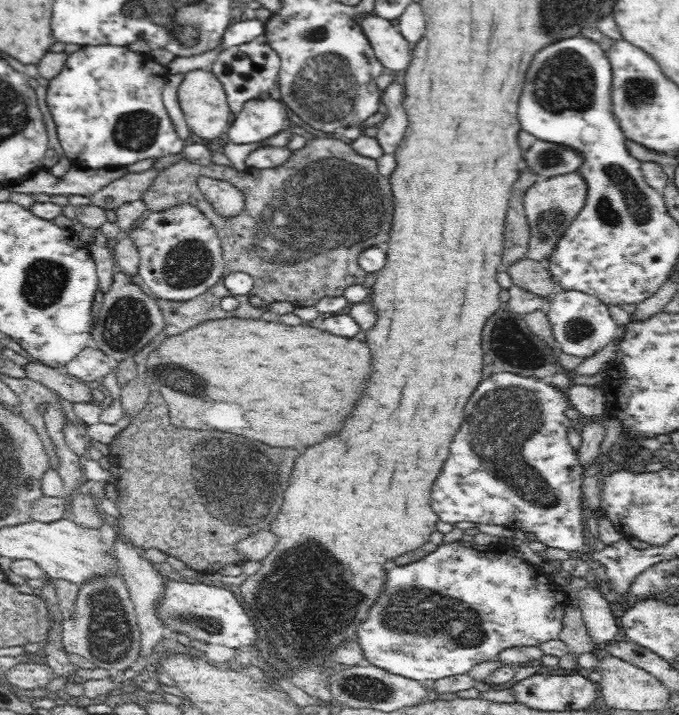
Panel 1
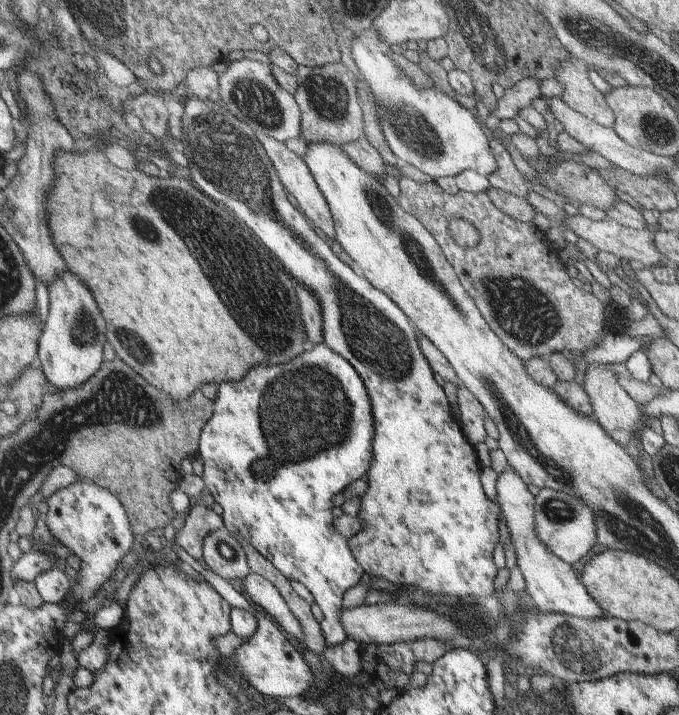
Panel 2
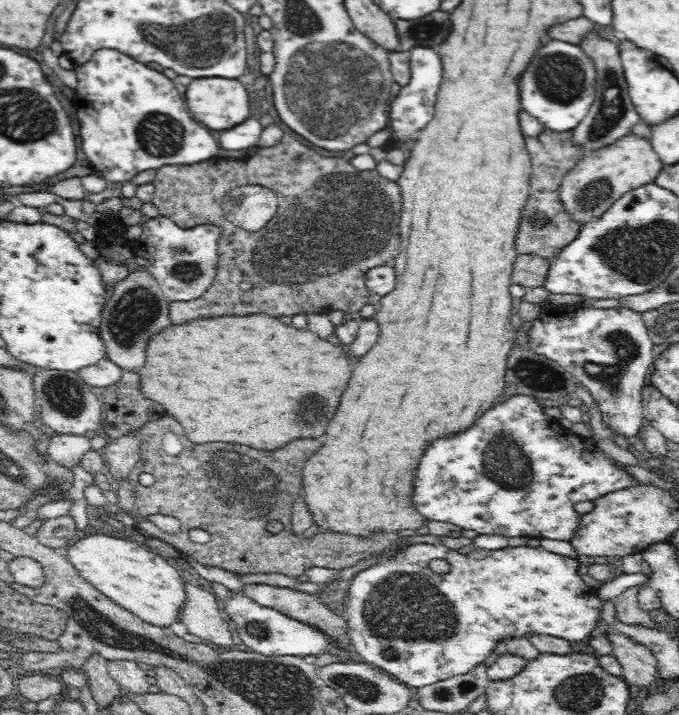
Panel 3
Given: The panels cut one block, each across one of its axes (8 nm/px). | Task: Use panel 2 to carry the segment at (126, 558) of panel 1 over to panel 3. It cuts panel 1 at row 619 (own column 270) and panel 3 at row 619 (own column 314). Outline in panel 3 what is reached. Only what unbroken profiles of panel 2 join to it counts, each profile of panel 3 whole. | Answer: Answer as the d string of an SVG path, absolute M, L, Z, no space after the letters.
M185 582L187 602L182 606L181 620L186 632L218 646L230 648L235 644L233 632L221 611L219 598L200 586Z

